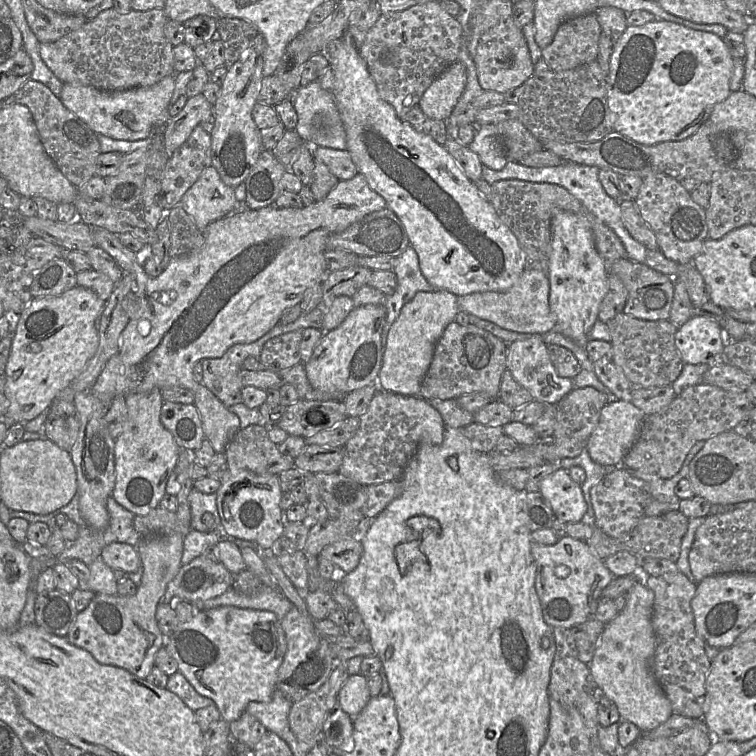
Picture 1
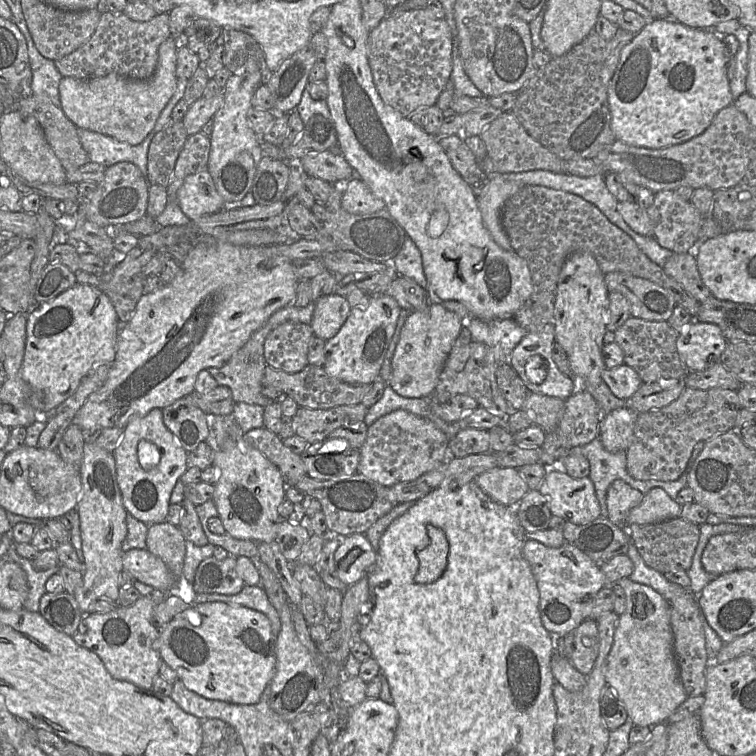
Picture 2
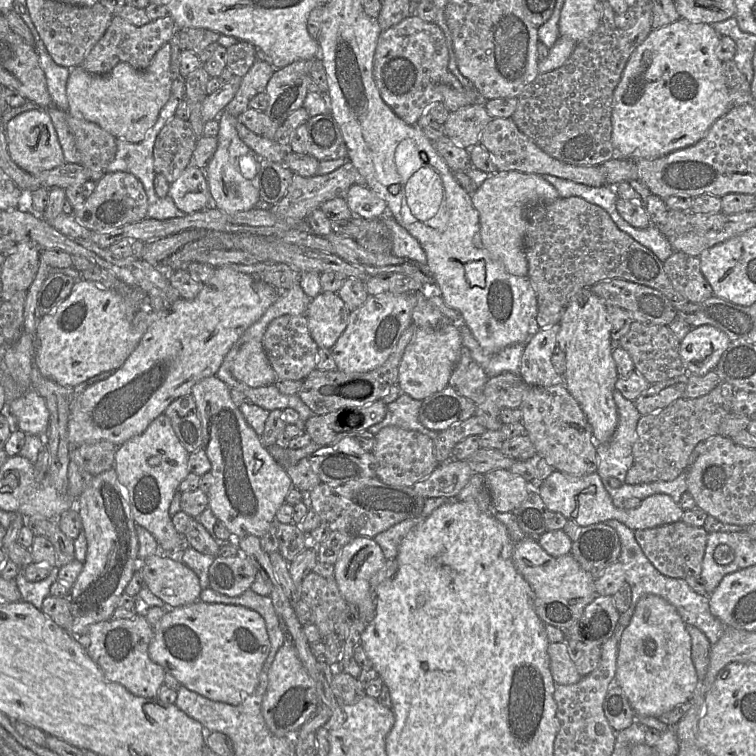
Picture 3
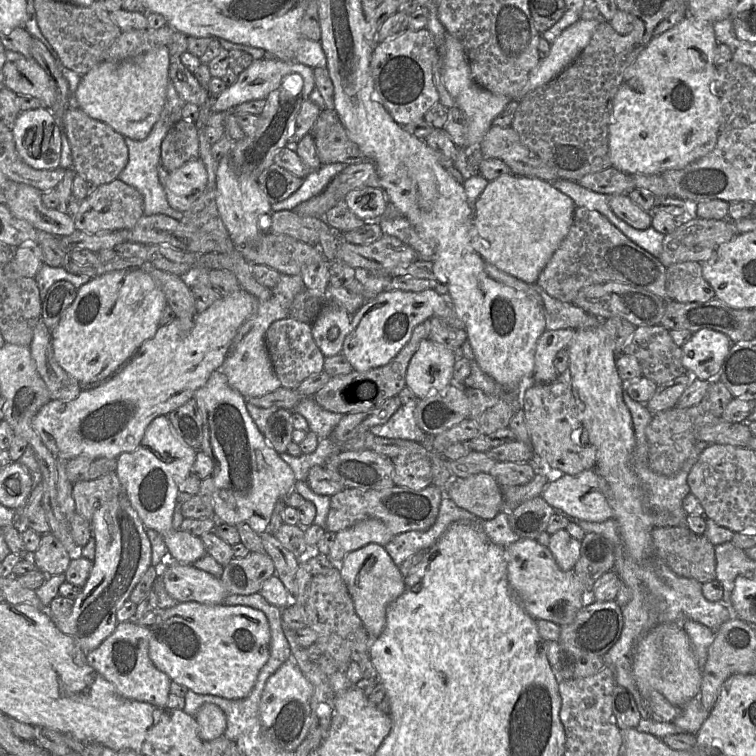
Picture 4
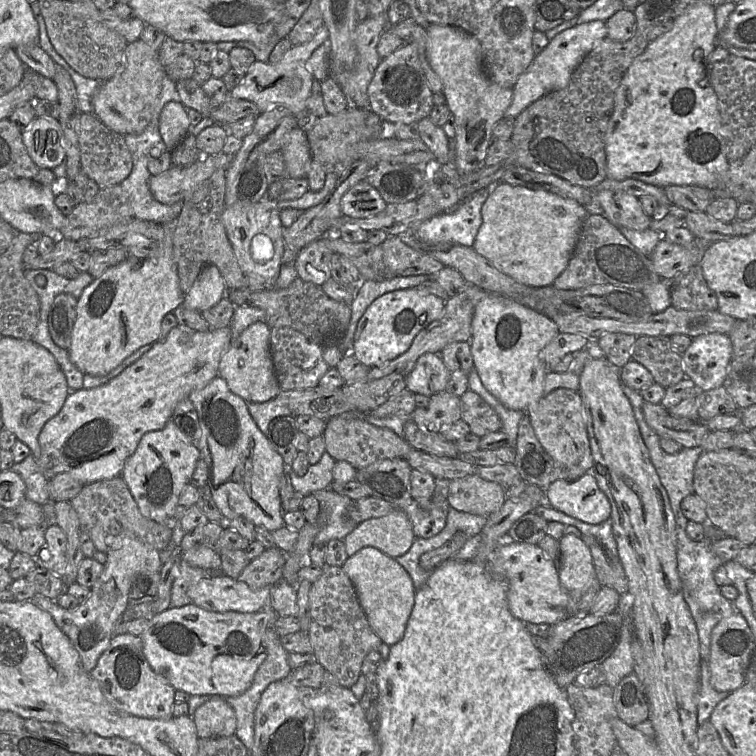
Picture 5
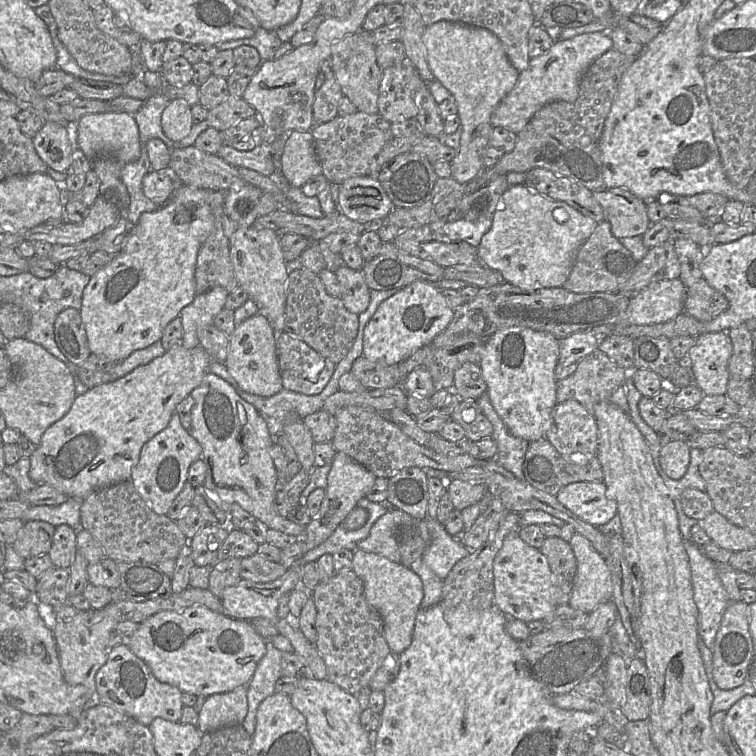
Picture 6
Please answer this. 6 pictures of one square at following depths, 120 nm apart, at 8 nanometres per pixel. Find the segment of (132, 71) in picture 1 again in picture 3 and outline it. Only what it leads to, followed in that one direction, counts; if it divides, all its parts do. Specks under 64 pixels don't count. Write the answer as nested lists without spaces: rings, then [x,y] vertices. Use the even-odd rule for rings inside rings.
[[[170,15],[150,21],[141,27],[132,25],[119,16],[113,16],[106,32],[86,56],[81,67],[95,75],[109,73],[120,62],[127,62],[135,69],[144,70],[150,65],[156,52],[169,43],[177,30],[179,28]]]

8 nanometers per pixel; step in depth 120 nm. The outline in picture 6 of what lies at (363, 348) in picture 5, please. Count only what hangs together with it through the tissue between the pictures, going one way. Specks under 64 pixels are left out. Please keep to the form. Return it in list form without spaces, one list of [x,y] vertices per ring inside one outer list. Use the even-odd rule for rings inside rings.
[[[418,280],[384,300],[363,333],[363,354],[369,361],[397,365],[430,344],[451,322],[454,310],[433,282]]]

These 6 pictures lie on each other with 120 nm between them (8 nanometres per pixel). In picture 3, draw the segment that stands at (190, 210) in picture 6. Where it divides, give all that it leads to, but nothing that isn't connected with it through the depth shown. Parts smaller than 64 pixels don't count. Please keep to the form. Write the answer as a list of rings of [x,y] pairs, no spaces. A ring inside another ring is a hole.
[[[79,279],[70,295],[54,311],[41,317],[34,334],[34,364],[44,377],[74,388],[103,372],[120,368],[148,325],[159,316],[147,308],[139,309],[134,317],[127,315],[127,303],[120,294]]]

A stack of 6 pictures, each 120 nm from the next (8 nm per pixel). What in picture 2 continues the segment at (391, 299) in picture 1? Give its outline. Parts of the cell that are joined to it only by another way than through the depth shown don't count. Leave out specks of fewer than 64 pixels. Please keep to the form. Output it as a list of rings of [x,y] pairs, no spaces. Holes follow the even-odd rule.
[[[407,234],[401,250],[391,261],[391,267],[398,275],[413,279],[425,289],[432,303],[441,304],[443,302],[427,282],[423,271],[421,252]]]

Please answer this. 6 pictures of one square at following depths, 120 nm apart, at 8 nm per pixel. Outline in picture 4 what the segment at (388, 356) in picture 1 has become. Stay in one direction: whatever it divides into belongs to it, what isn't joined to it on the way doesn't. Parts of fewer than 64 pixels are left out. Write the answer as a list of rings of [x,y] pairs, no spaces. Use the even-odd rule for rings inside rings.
[[[427,338],[412,356],[406,371],[406,387],[421,400],[451,384],[455,353]]]

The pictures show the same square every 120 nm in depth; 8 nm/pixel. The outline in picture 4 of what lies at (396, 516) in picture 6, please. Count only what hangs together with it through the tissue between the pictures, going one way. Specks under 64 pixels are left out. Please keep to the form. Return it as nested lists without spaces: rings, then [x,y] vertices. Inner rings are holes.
[[[366,519],[337,532],[328,557],[334,563],[340,563],[347,554],[367,544],[385,547],[394,536],[381,520]]]

